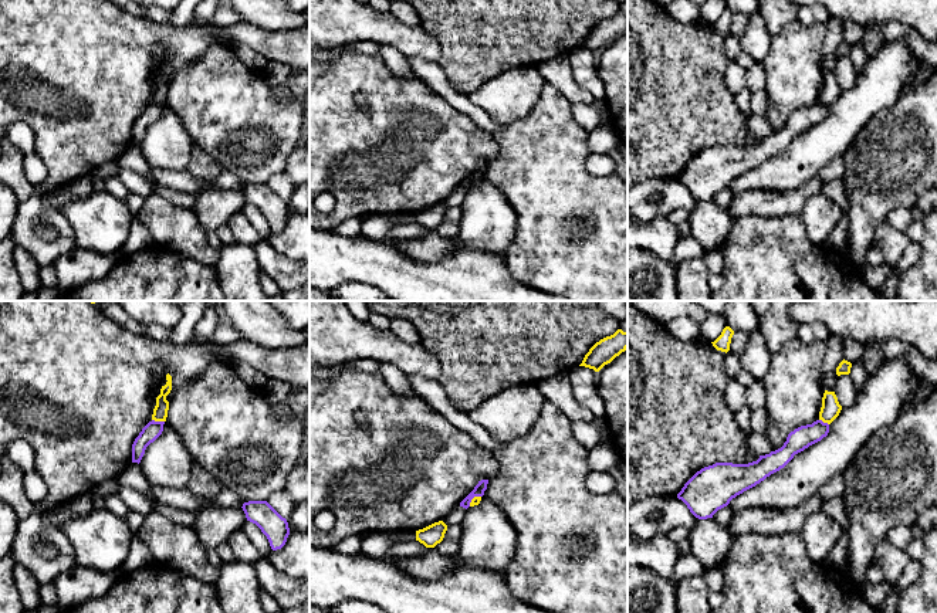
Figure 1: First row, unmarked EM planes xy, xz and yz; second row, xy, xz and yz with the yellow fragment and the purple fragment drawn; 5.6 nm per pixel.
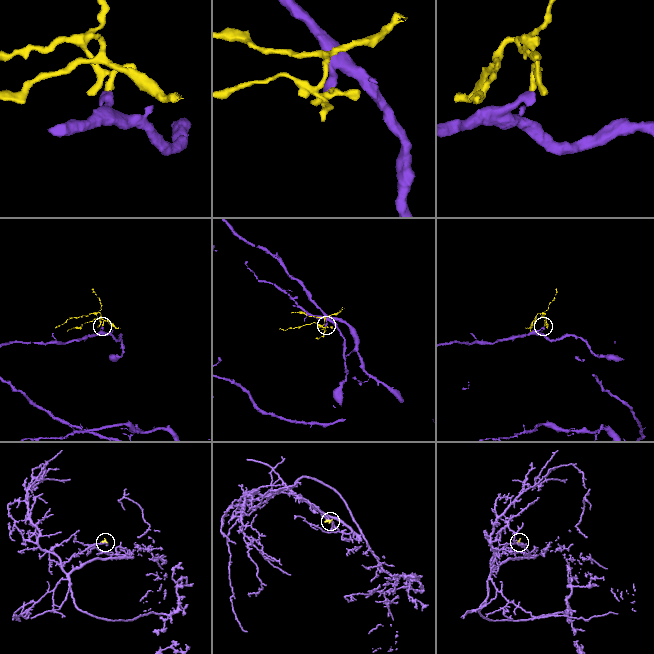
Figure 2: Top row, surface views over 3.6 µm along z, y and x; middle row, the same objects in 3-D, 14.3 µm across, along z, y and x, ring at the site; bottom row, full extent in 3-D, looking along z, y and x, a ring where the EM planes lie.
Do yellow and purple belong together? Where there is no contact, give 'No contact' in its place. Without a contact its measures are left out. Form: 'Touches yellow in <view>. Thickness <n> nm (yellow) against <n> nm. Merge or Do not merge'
Touches yellow in xy. Thickness 80 nm (yellow) against 100 nm. Do not merge

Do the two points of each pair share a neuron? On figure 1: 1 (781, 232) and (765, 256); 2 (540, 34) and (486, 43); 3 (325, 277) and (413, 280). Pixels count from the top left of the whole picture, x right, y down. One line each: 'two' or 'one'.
1: one
2: one
3: one

